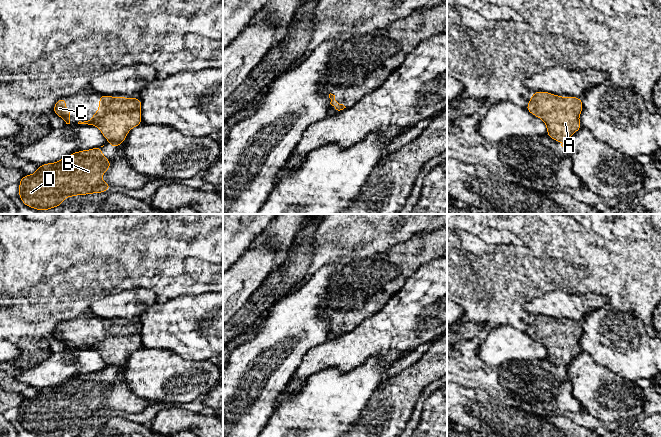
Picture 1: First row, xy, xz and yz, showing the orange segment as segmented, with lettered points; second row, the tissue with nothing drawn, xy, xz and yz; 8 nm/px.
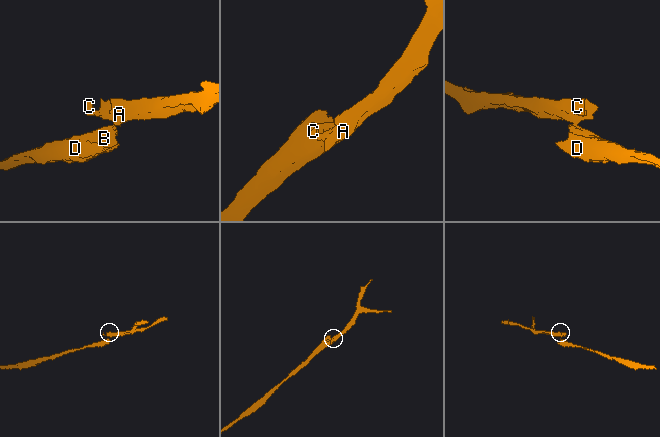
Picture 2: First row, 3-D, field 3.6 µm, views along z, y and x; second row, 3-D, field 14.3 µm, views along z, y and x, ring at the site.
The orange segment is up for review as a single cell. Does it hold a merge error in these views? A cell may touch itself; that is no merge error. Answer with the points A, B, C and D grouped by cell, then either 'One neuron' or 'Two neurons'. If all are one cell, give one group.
Groups: A C / B D. Two neurons

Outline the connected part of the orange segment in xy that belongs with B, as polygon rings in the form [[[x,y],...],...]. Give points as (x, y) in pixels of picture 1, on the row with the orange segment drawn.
[[[102,147],[77,151],[55,163],[40,165],[34,174],[24,175],[18,182],[20,187],[18,196],[23,204],[36,210],[46,211],[61,206],[66,197],[103,193],[109,190],[112,186],[110,183],[104,183],[102,176],[105,170],[111,169],[111,164],[103,155]]]

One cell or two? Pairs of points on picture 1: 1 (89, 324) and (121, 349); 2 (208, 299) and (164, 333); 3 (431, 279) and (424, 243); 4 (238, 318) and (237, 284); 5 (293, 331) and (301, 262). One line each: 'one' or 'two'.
1: one
2: one
3: two
4: two
5: two

